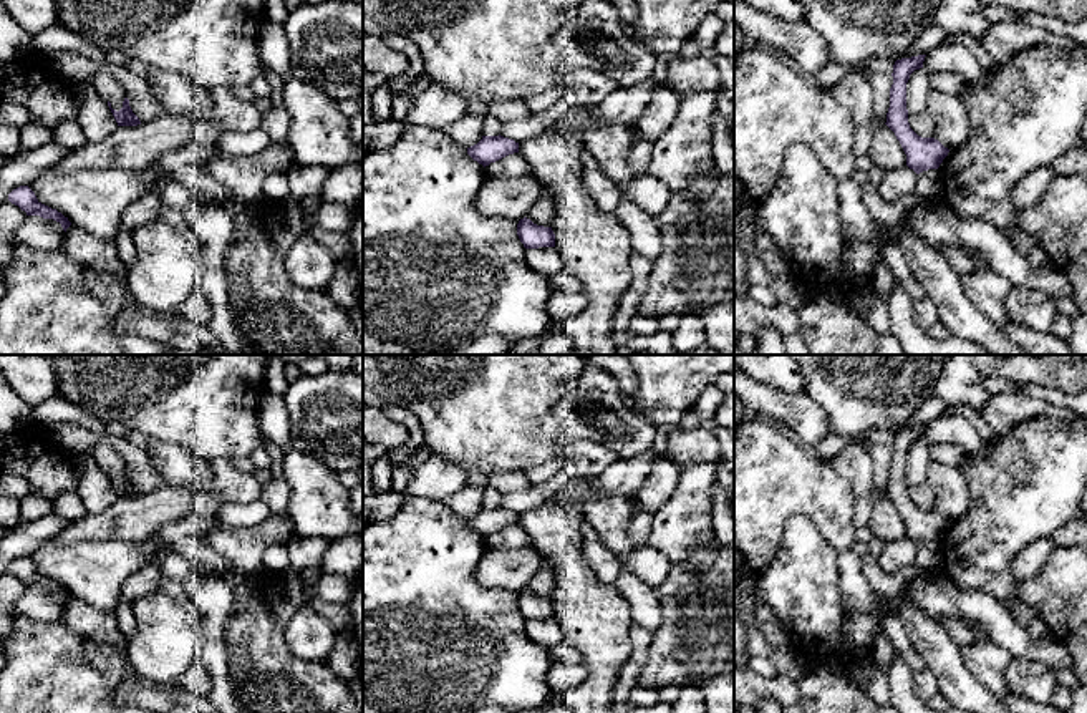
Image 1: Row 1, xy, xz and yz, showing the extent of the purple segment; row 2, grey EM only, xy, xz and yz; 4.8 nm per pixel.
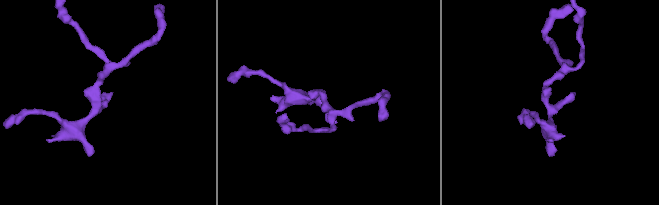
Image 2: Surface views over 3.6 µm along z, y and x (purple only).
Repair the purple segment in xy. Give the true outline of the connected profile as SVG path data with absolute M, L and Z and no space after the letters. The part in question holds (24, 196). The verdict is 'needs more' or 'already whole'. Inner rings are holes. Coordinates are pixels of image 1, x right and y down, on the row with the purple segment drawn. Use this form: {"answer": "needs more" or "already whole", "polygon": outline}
{"answer": "already whole", "polygon": "M28 186L13 189L8 194L8 201L25 211L27 216L40 216L43 219L53 219L60 222L65 232L71 226L68 217L65 217L61 212L41 204Z"}

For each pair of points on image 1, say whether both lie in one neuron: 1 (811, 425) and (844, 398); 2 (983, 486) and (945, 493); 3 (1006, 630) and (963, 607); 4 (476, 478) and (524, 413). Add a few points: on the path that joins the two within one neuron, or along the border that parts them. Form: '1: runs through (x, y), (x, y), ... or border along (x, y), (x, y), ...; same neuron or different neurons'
1: border along (806, 392), (821, 407), (832, 431); different neurons
2: border along (958, 468), (968, 485), (968, 509), (950, 523); different neurons
3: runs through (996, 620), (986, 611), (973, 607); same neuron
4: border along (466, 470), (481, 470), (487, 475); different neurons

